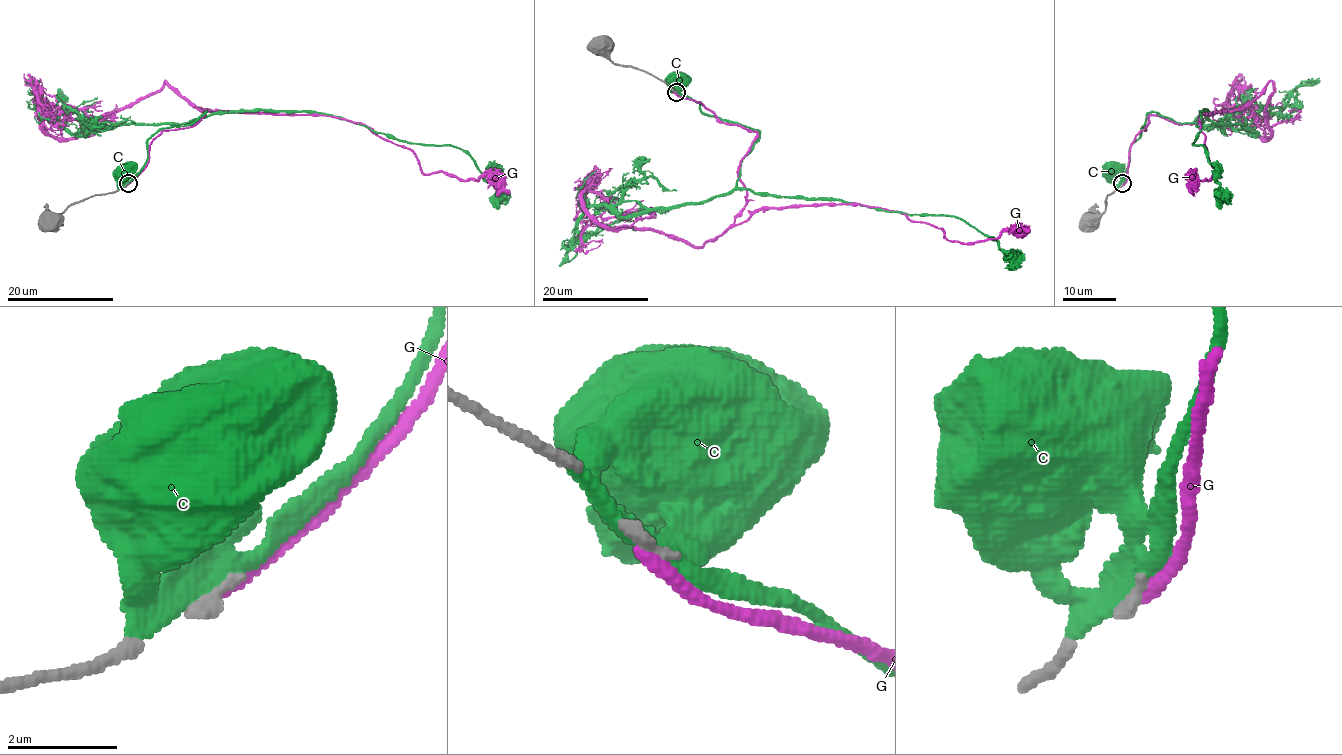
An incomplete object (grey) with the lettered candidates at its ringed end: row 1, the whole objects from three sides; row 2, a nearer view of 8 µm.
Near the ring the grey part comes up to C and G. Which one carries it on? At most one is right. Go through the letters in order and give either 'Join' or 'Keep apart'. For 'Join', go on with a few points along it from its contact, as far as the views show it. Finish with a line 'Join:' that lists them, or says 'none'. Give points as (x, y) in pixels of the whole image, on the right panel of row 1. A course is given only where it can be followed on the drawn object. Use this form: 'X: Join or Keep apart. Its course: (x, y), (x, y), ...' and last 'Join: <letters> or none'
C: Keep apart
G: Keep apart
Join: none

